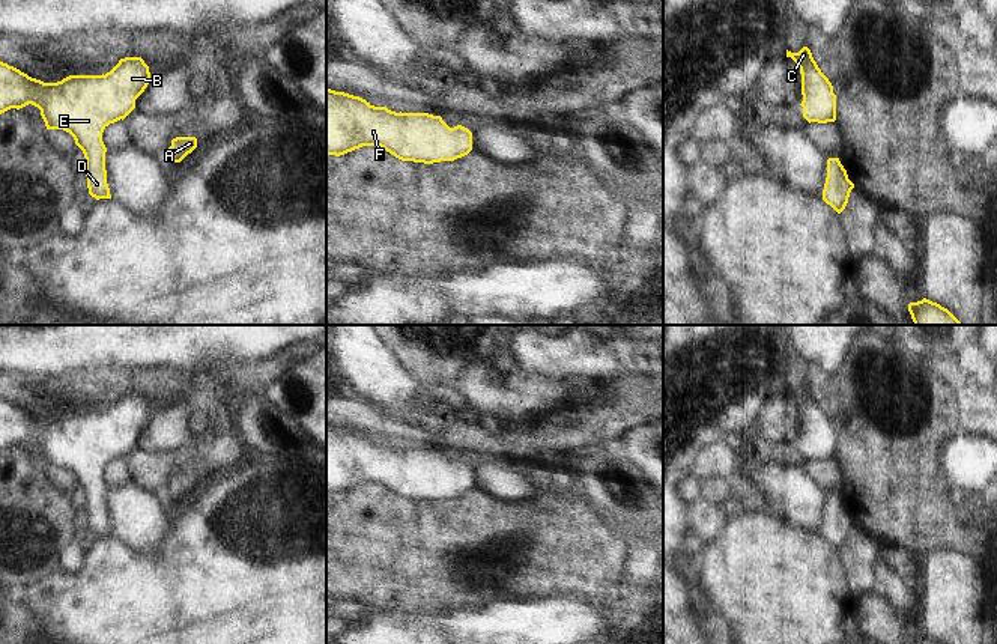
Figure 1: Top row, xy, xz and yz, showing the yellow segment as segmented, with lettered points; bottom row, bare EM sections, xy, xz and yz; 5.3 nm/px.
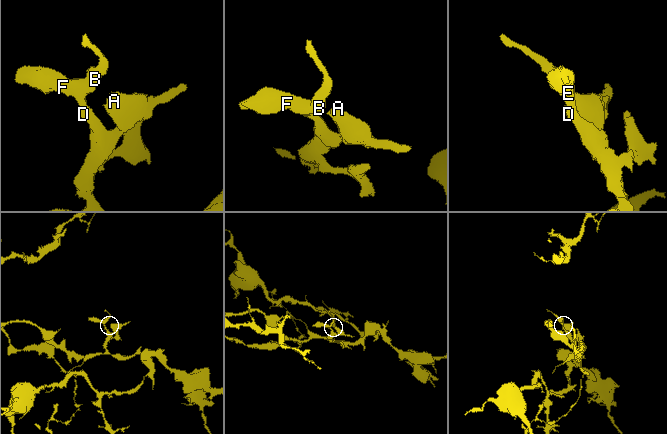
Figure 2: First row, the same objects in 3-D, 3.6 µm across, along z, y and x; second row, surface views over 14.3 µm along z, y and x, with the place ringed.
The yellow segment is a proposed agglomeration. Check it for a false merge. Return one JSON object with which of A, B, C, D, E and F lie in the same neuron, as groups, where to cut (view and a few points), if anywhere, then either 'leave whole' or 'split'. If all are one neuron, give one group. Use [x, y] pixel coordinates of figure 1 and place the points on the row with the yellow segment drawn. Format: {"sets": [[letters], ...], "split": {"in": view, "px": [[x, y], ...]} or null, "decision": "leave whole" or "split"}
{"sets": [["A", "B", "C", "D", "E", "F"]], "split": null, "decision": "leave whole"}

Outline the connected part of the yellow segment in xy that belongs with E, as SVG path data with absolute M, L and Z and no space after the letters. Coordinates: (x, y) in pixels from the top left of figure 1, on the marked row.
M125 57L105 75L69 75L57 83L44 83L32 78L20 69L0 62L0 114L11 108L23 108L29 104L41 110L47 129L69 132L86 158L86 176L89 194L99 199L111 199L107 184L104 129L117 120L123 120L134 108L135 99L150 81L149 66L141 57Z

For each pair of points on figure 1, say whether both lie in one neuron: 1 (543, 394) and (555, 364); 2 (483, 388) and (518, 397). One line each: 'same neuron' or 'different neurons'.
1: different neurons
2: same neuron

